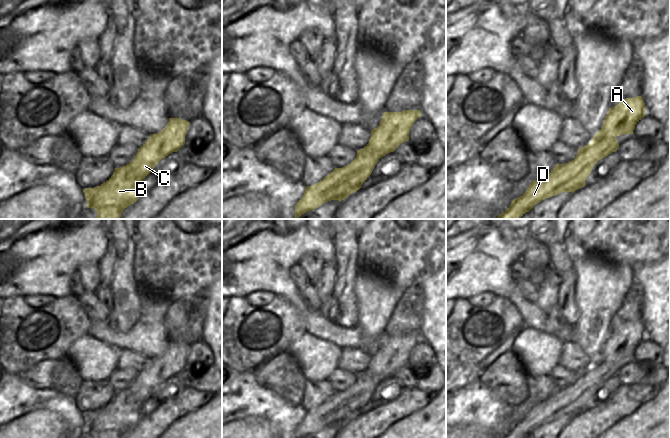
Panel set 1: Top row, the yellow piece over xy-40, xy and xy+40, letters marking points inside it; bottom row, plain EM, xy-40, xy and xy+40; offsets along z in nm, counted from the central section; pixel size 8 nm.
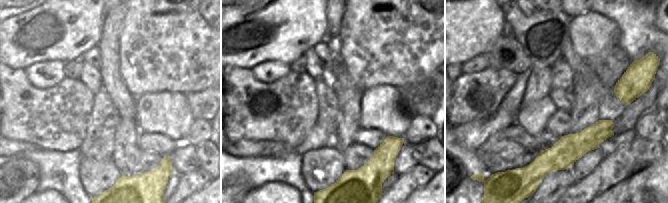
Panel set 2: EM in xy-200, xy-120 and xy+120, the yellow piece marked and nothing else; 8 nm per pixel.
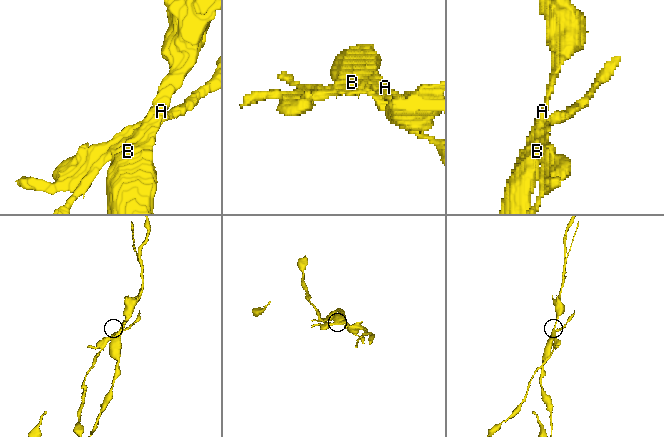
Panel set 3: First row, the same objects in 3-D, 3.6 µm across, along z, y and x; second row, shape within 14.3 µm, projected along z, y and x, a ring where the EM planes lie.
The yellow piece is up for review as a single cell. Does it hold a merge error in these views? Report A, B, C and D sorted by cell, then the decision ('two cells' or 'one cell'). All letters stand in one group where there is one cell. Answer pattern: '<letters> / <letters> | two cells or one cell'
A B C / D | two cells

